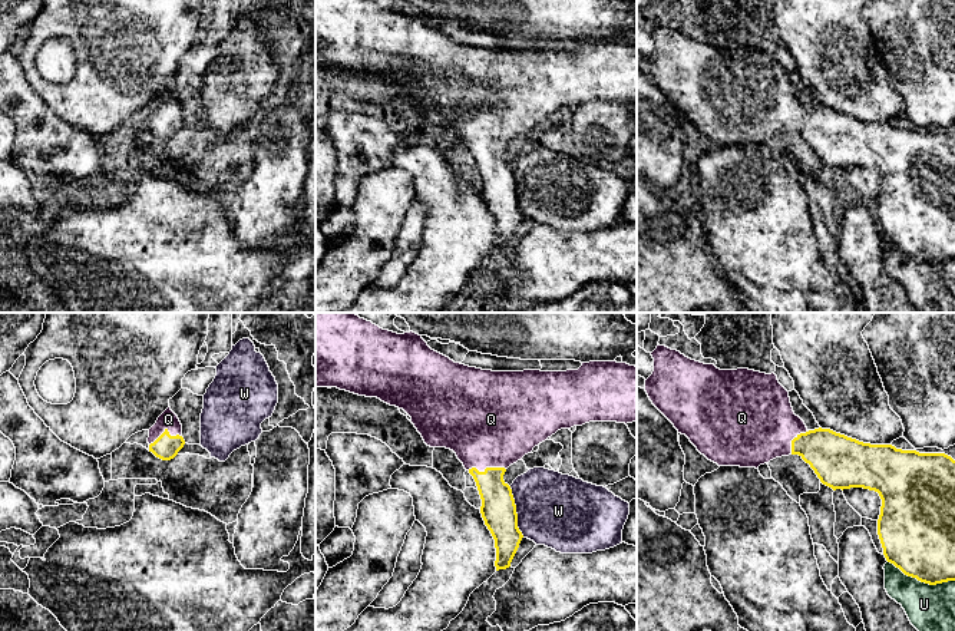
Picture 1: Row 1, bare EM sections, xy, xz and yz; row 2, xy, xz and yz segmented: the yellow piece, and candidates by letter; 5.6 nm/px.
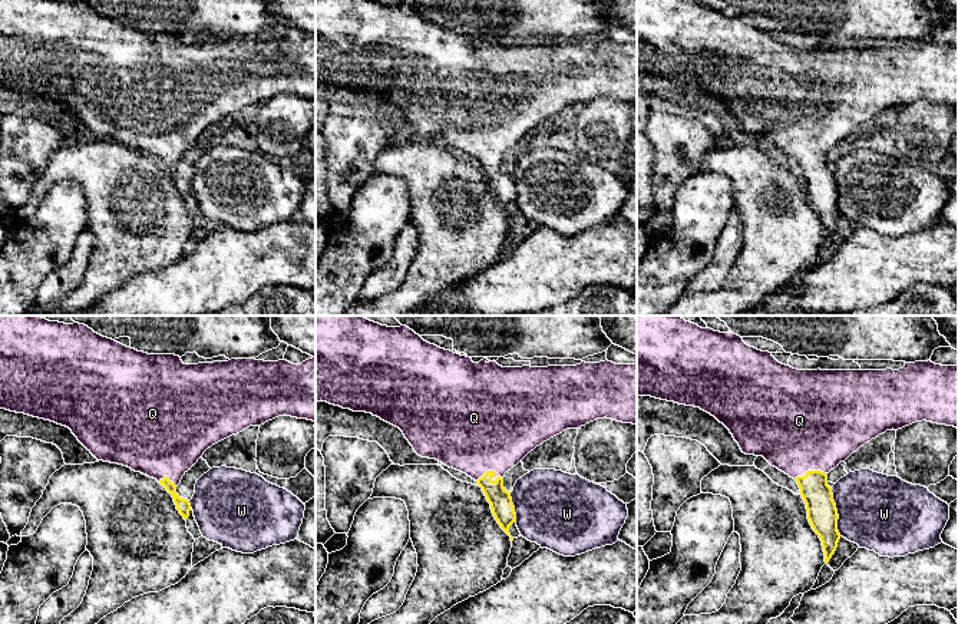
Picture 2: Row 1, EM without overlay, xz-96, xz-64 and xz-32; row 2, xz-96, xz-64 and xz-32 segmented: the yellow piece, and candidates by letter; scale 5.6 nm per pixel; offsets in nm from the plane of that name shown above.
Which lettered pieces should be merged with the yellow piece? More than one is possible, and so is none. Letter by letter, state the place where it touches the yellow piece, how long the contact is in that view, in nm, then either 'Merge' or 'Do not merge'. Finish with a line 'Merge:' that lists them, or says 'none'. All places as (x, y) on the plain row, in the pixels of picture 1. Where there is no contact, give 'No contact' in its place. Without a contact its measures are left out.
Q: Touches yellow at xz (486, 146). Shared border 220 nm. Merge
U: Touches yellow at yz (921, 260). Shared border 400 nm. Do not merge
W: Touches yellow at xz (515, 191). Shared border 300 nm. Do not merge
Merge: Q

